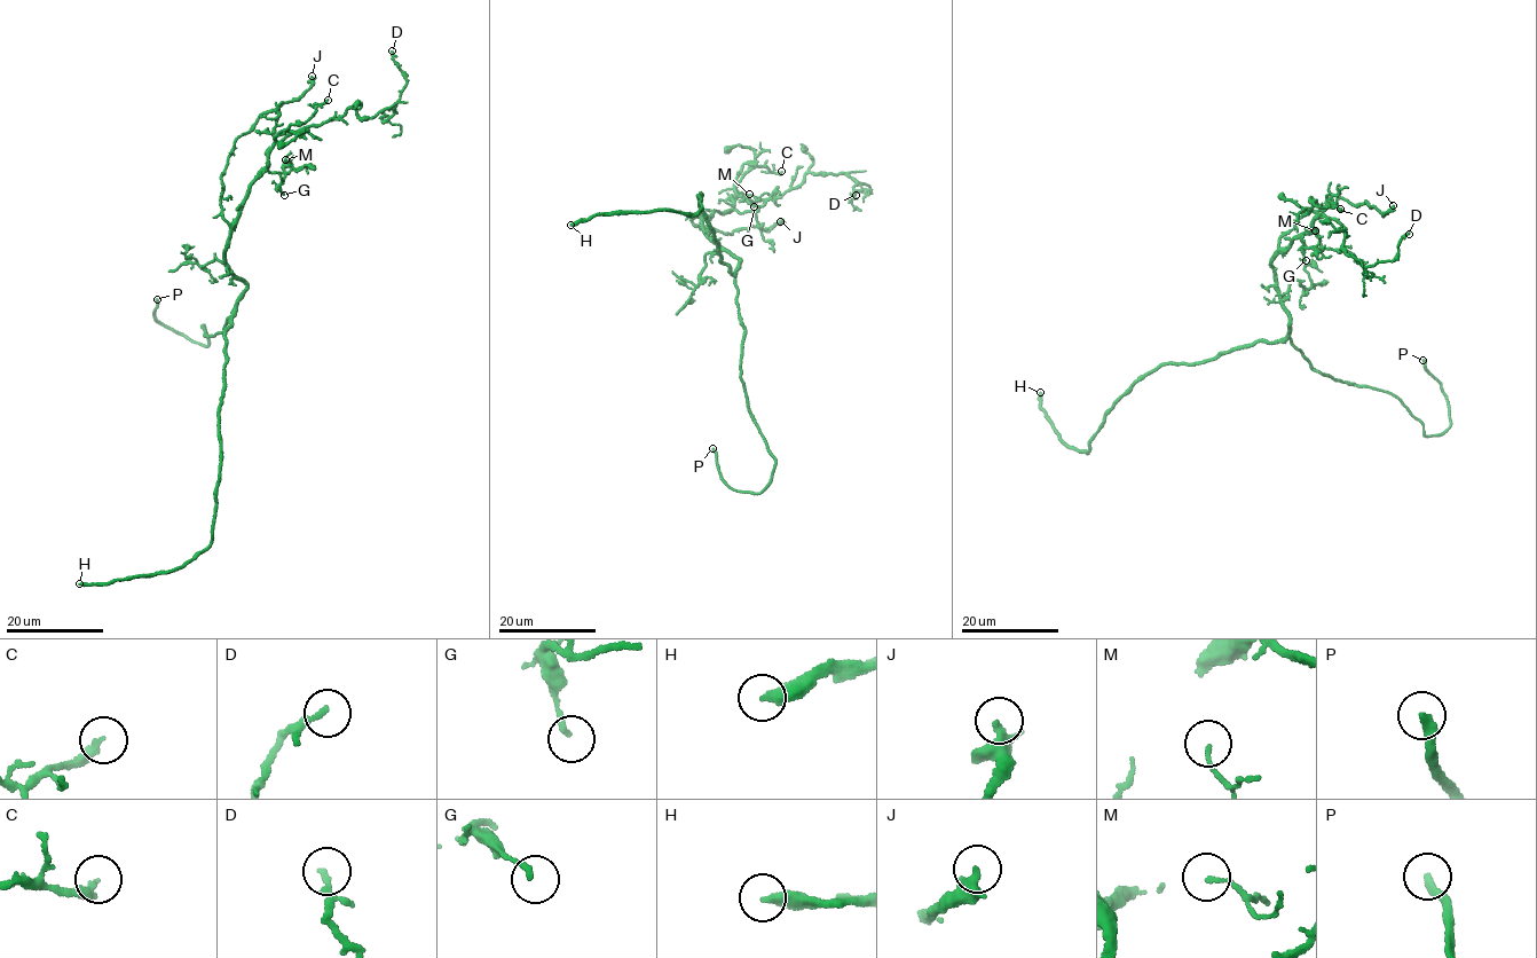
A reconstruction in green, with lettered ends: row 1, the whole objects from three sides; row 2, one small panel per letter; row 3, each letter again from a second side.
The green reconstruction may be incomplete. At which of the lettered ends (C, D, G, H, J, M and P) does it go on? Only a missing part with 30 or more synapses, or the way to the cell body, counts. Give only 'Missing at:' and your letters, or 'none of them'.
Missing at: H, P

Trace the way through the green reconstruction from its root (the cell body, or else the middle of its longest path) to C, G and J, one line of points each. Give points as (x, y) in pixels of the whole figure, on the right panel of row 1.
C: (1287, 335), (1290, 317), (1273, 254), (1315, 228), (1313, 218), (1322, 211), (1310, 198), (1318, 207), (1340, 209)
G: (1287, 335), (1290, 317), (1273, 254), (1291, 238), (1317, 230), (1322, 248), (1302, 248), (1306, 260)
J: (1287, 335), (1289, 312), (1271, 259), (1294, 220), (1340, 197), (1355, 205), (1366, 201), (1382, 216), (1393, 205)

